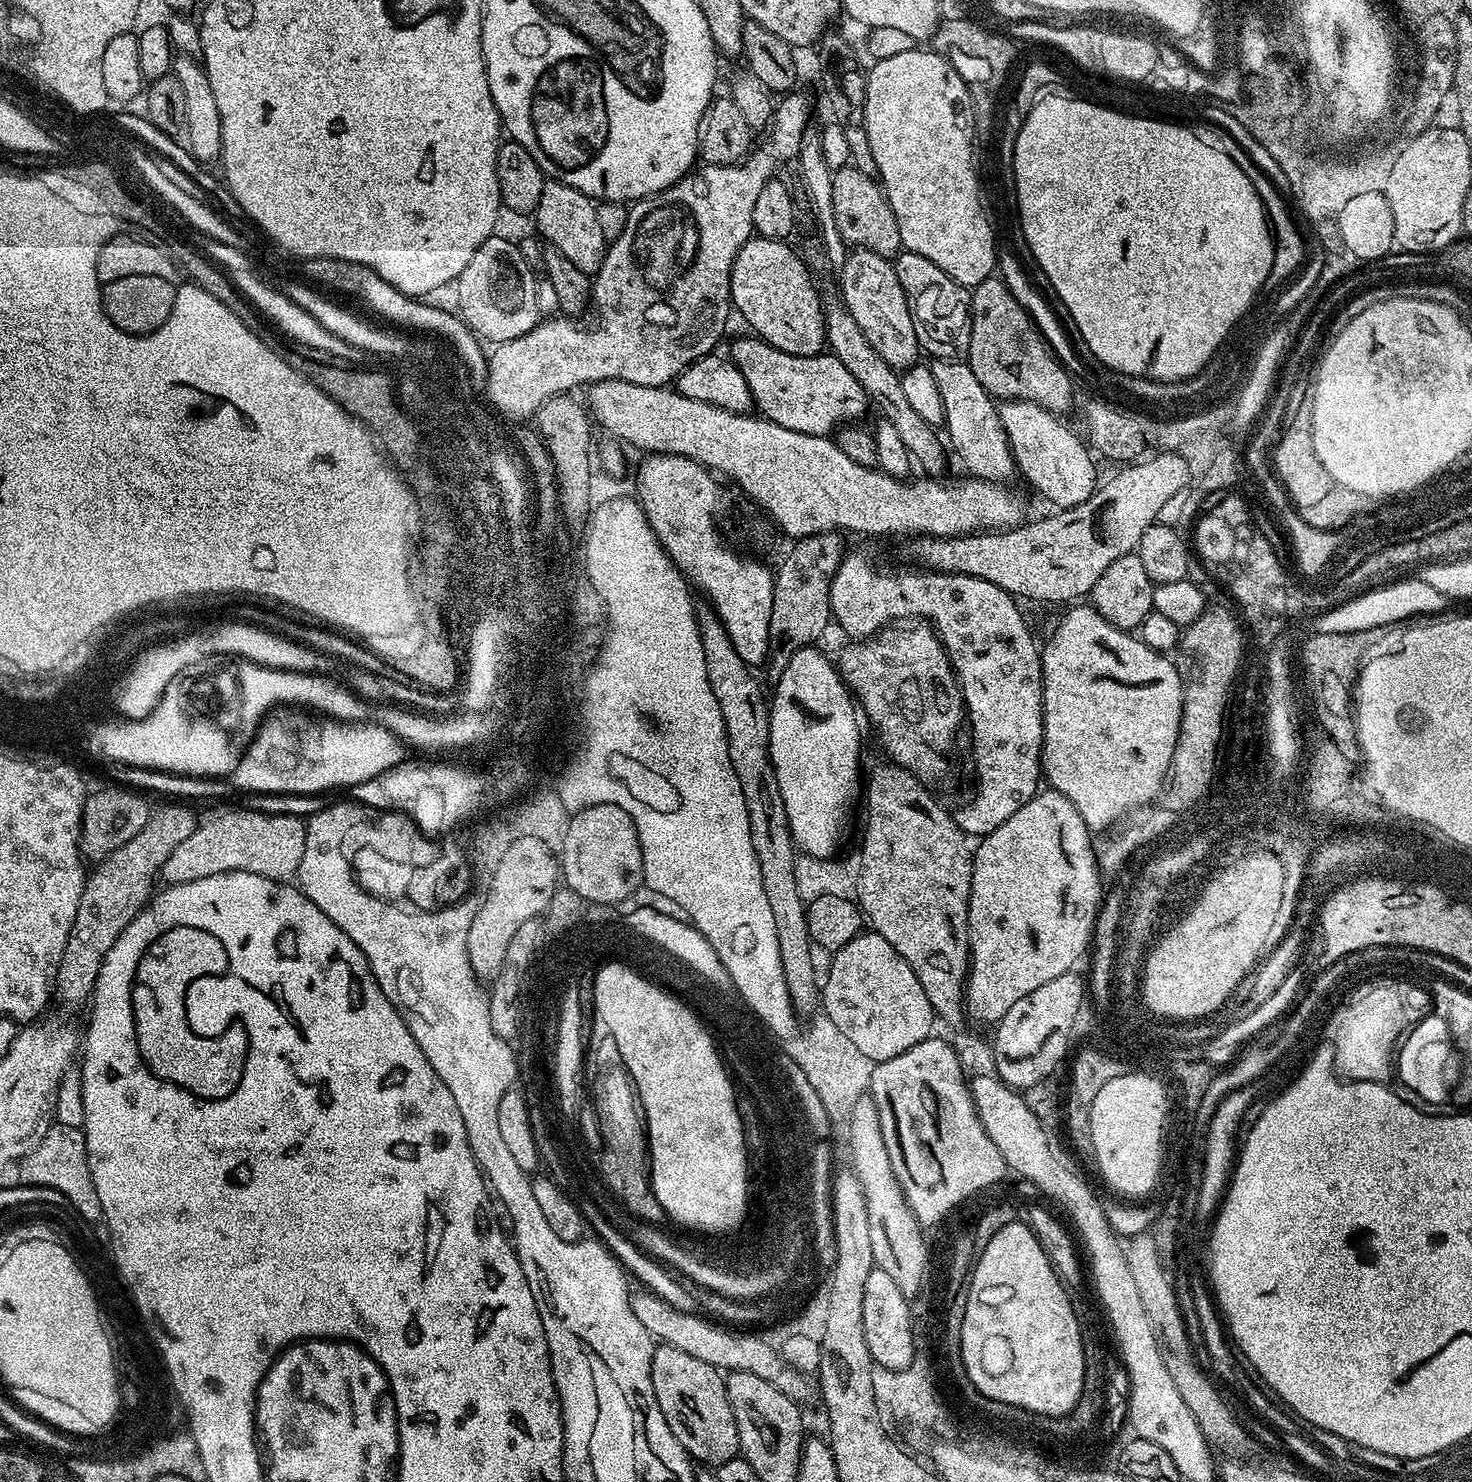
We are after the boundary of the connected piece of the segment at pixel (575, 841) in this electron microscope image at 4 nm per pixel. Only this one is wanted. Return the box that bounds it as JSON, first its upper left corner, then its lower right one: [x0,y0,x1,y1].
[558,804,644,906]

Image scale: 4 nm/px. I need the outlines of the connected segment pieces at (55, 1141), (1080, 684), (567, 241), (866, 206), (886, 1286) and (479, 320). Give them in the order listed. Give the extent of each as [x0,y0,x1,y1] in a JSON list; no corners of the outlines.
[[18,1123,100,1216],[1042,603,1184,834],[534,179,606,274],[832,167,900,258],[862,1267,916,1368],[456,234,541,345]]

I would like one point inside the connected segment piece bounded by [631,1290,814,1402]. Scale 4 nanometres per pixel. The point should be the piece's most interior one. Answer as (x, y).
(721, 1347)

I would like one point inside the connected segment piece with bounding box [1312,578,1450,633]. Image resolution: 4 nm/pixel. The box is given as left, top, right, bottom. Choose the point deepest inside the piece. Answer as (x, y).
(1408, 598)

